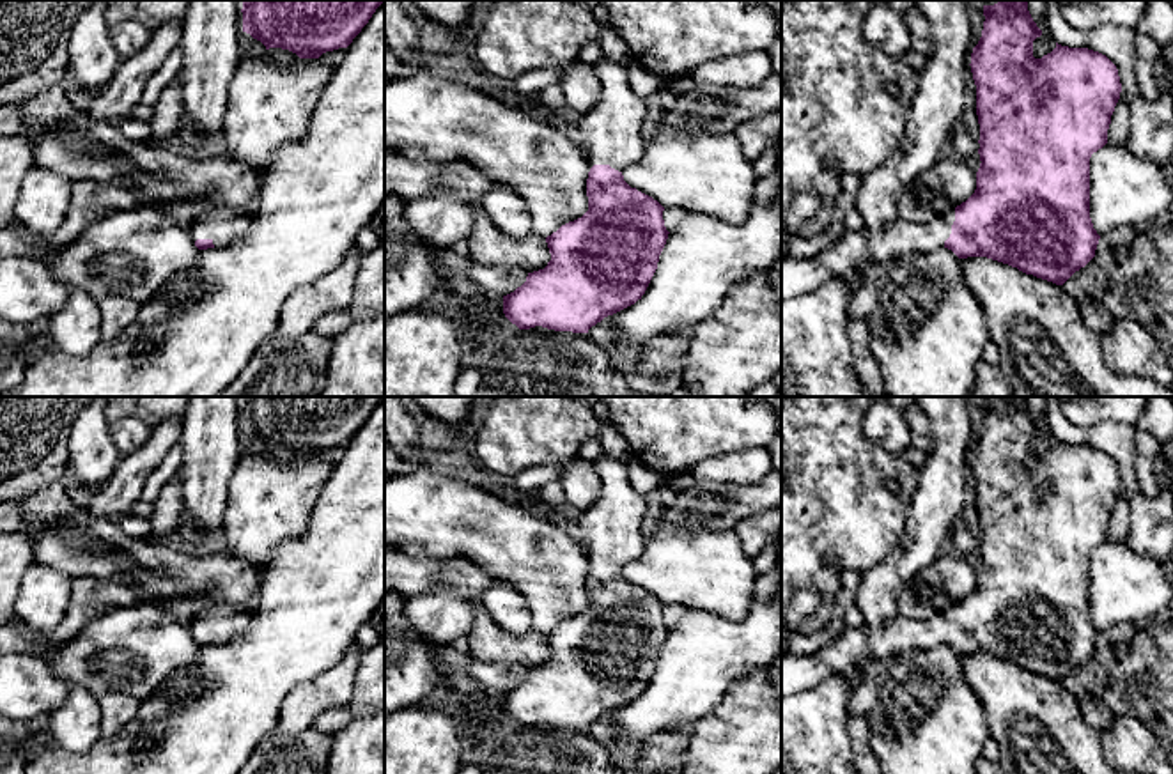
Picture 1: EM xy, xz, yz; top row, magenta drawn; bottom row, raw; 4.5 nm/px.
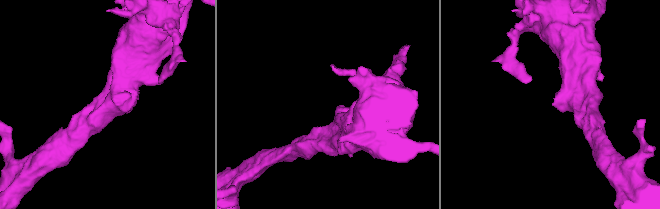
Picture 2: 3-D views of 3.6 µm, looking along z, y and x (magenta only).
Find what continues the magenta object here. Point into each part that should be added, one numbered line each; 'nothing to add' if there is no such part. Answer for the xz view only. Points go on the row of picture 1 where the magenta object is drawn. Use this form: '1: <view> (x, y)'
1: xz (613, 133)

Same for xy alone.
1: xy (222, 232)

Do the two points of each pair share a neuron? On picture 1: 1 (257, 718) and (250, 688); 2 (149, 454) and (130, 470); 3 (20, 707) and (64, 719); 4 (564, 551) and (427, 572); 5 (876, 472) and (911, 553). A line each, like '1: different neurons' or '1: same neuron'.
1: same neuron
2: same neuron
3: different neurons
4: different neurons
5: different neurons

